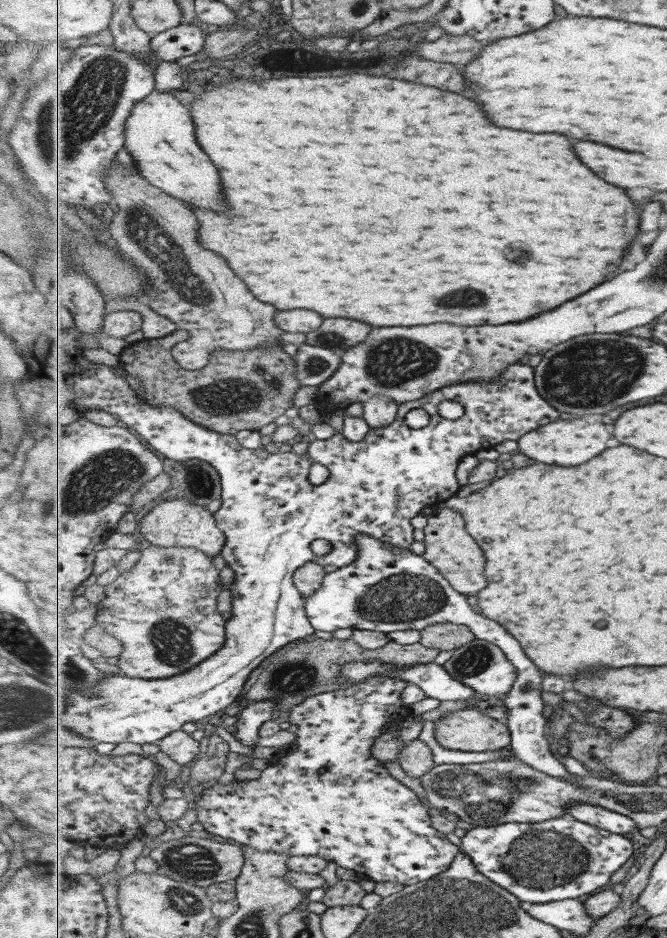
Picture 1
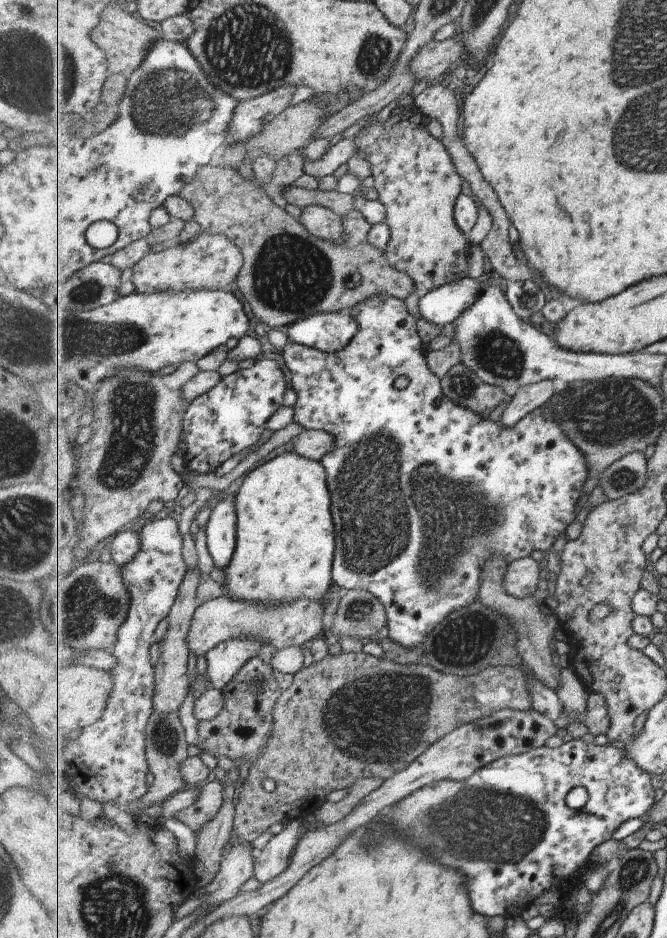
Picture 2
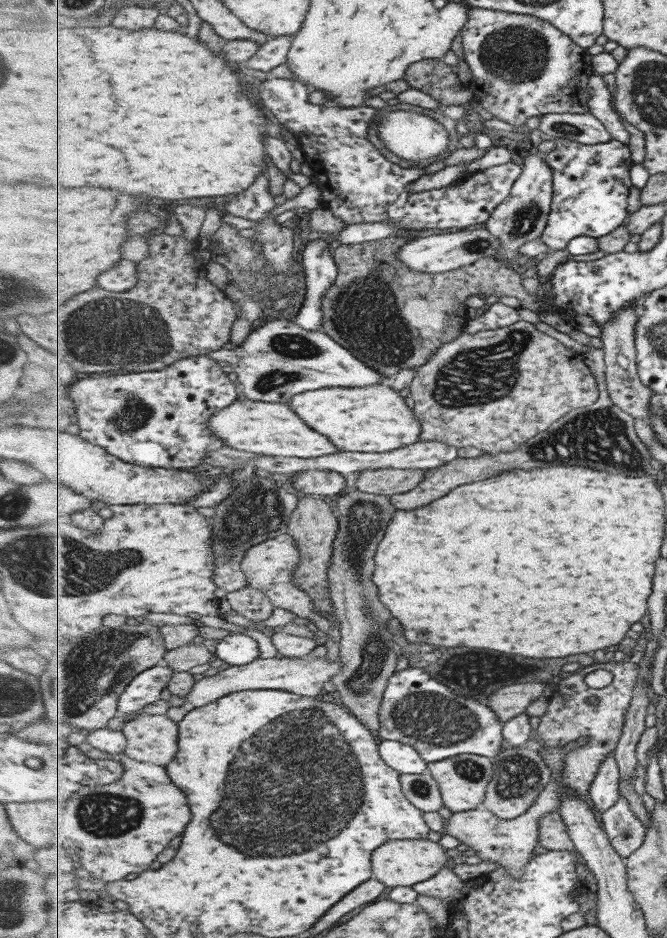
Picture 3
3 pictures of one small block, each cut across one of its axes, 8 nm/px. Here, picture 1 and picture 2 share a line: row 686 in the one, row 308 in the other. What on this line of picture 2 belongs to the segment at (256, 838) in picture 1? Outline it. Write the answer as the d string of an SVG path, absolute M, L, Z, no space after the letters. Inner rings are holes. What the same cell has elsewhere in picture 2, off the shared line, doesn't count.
M383 293L382 295L371 295L369 299L363 299L362 303L357 303L351 310L339 311L348 312L352 315L360 329L357 329L357 334L354 336L353 340L343 349L336 353L328 353L325 351L320 351L319 349L314 349L305 345L300 345L299 343L288 343L286 344L282 351L282 356L285 360L286 367L289 370L289 375L291 375L292 389L294 390L297 398L293 406L294 411L294 421L299 423L304 429L316 431L327 431L332 434L335 438L334 447L327 453L321 462L325 465L328 480L331 480L329 484L332 504L333 504L333 514L334 514L334 525L337 529L336 532L336 549L334 558L334 582L336 586L341 586L347 590L357 589L362 591L369 591L378 596L384 605L386 605L386 613L388 618L388 630L390 633L388 636L394 643L402 645L406 649L415 649L434 631L434 628L438 626L439 622L443 622L453 611L458 611L459 609L465 608L466 606L471 606L473 603L481 602L480 598L480 588L481 585L481 572L483 568L487 566L487 562L495 556L503 556L506 560L507 566L519 559L524 559L531 556L533 550L540 550L542 552L549 551L553 548L553 544L557 542L559 536L565 534L565 530L569 528L569 524L574 522L575 518L579 516L579 500L583 496L583 488L585 488L585 482L587 482L587 476L589 476L589 463L586 454L569 438L569 435L563 430L560 420L553 409L546 409L545 407L537 407L531 414L528 414L522 421L519 421L514 427L506 427L502 422L501 418L498 420L489 420L488 418L483 418L480 412L475 412L471 407L466 407L452 400L449 400L442 389L442 378L440 376L435 376L433 370L427 366L426 353L423 348L423 338L419 336L417 332L417 319L410 314L407 310L406 302L399 297L388 295ZM399 376L406 376L410 382L402 390L397 390L395 388L395 380Z

